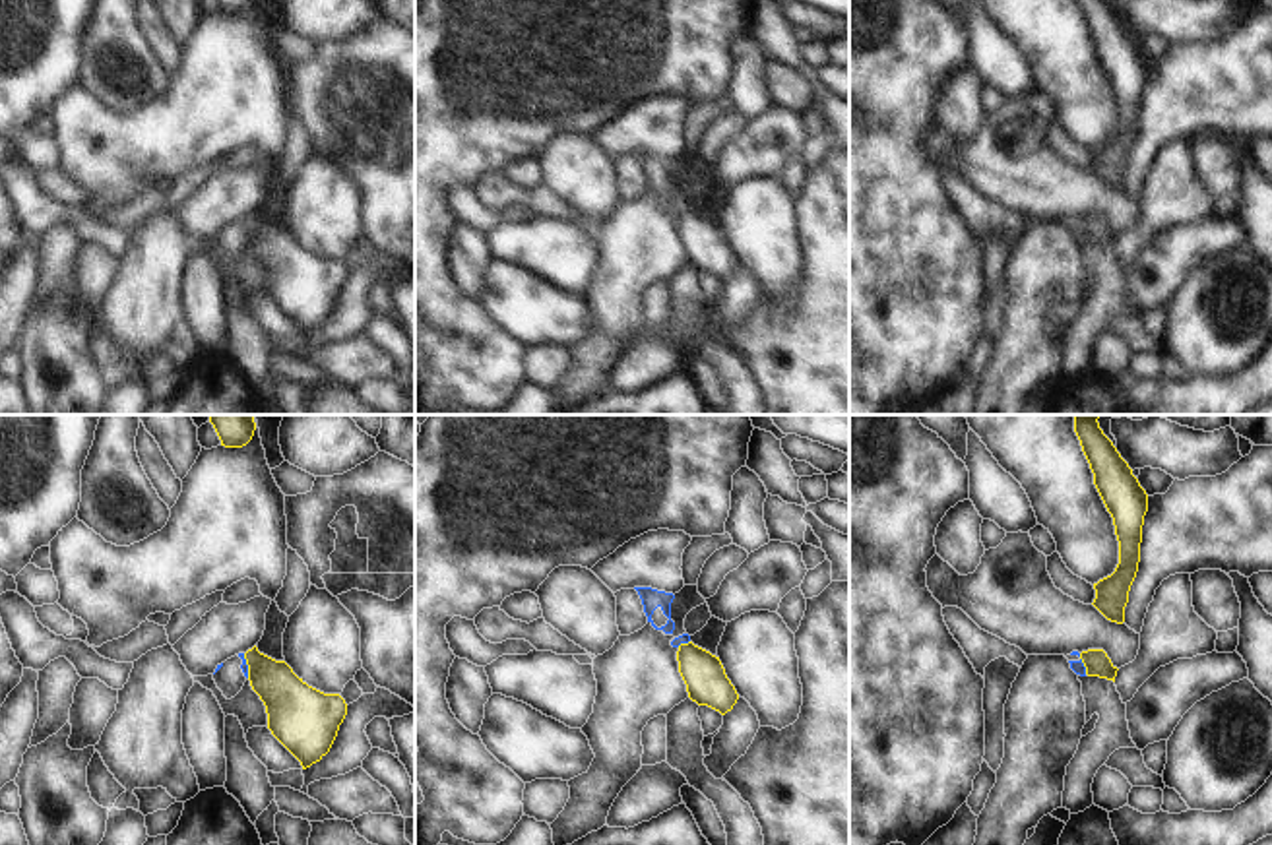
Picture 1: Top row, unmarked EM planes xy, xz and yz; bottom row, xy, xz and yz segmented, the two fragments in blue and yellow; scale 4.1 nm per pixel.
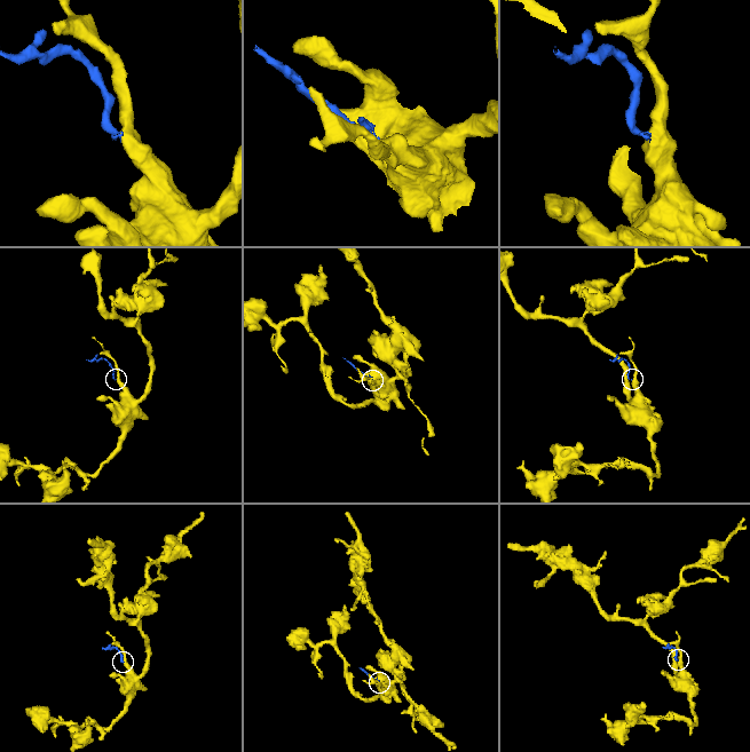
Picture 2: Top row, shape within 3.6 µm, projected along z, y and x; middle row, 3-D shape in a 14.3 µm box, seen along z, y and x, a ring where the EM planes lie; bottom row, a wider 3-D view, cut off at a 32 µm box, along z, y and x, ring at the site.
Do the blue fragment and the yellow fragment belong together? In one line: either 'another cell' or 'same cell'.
another cell

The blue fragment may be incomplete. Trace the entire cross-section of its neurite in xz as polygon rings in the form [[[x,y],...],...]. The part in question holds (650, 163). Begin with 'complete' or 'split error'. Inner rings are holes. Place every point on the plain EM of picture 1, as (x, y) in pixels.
split error | [[[634,153],[642,165],[644,178],[648,188],[663,198],[665,202],[673,202],[675,188],[671,186],[671,169],[675,165],[673,159],[657,157],[652,153]]]

